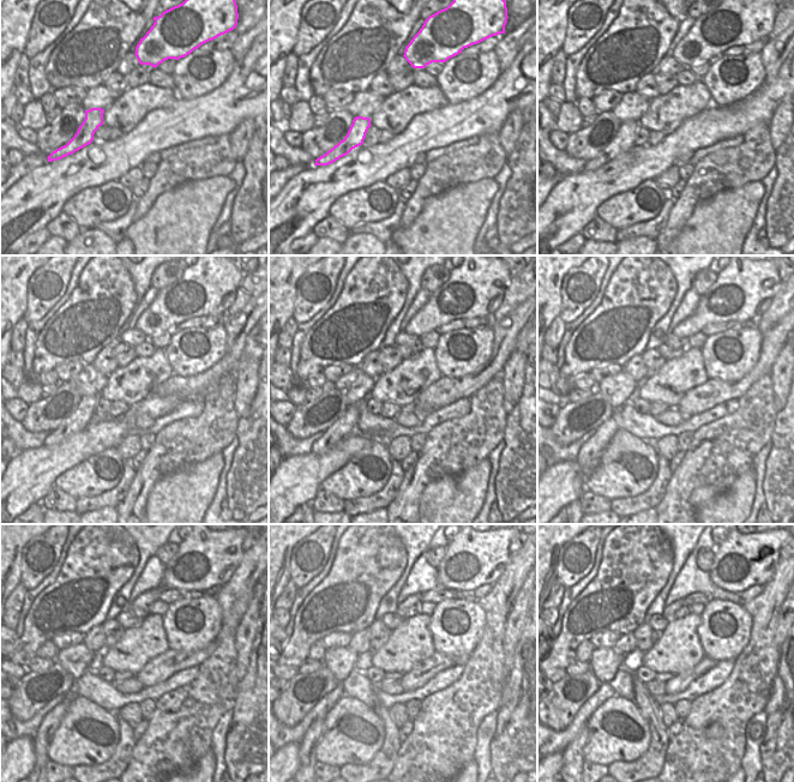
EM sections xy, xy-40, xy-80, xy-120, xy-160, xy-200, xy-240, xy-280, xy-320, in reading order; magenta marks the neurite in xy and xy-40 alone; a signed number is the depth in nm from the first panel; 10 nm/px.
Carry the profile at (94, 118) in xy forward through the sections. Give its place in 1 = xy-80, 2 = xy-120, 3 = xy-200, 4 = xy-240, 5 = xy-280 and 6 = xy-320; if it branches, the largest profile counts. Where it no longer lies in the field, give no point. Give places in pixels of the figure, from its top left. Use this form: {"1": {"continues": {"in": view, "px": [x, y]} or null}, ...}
{"1": {"continues": {"in": "xy-80", "px": [624, 139]}}, "2": {"continues": {"in": "xy-120", "px": [77, 421]}}, "3": {"continues": {"in": "xy-200", "px": [588, 457]}}, "4": {"continues": {"in": "xy-240", "px": [52, 721]}}, "5": {"continues": {"in": "xy-280", "px": [317, 728]}}, "6": {"continues": {"in": "xy-320", "px": [583, 732]}}}

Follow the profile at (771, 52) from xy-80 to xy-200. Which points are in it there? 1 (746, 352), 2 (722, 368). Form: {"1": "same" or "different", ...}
{"1": "different", "2": "different"}

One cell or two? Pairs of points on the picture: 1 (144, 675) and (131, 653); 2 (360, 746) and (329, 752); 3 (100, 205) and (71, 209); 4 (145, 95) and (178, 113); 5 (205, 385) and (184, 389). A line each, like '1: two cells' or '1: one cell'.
1: two cells
2: one cell
3: one cell
4: two cells
5: one cell

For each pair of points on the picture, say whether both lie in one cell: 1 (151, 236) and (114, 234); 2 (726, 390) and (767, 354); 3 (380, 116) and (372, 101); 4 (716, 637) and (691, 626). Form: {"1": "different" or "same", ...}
{"1": "different", "2": "same", "3": "different", "4": "different"}

